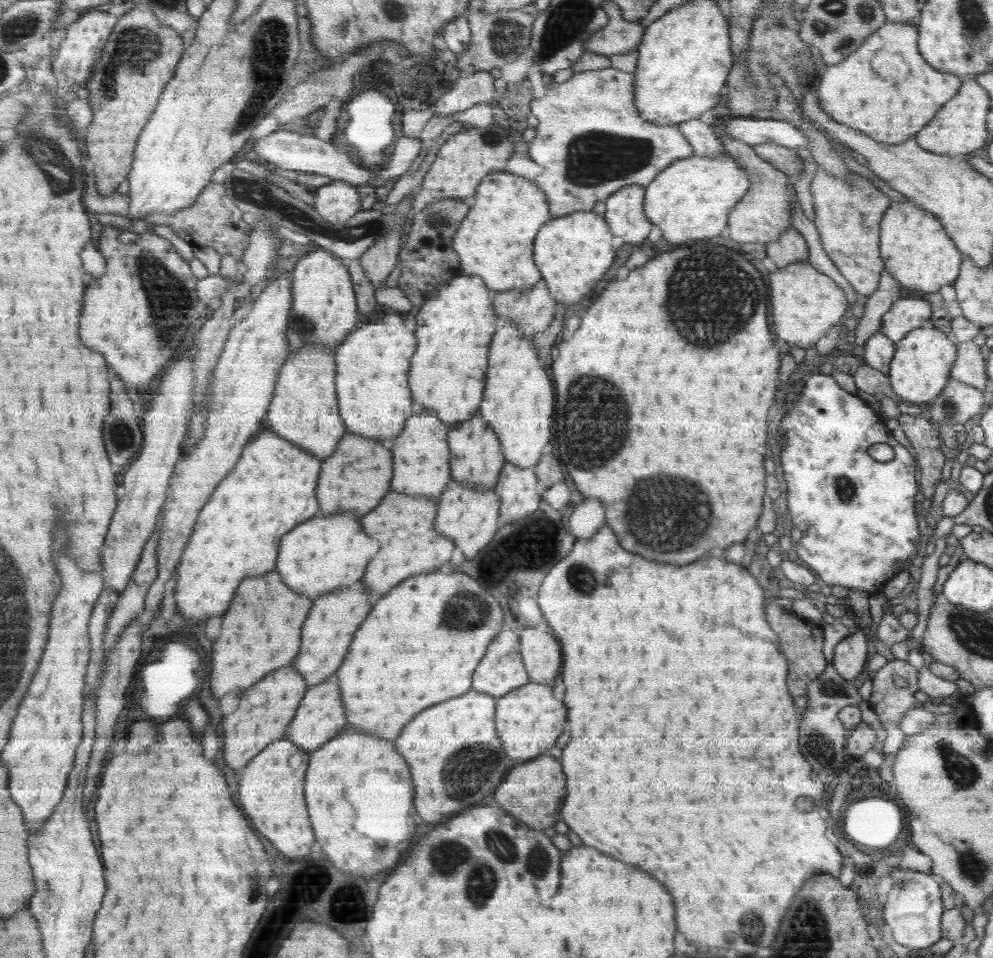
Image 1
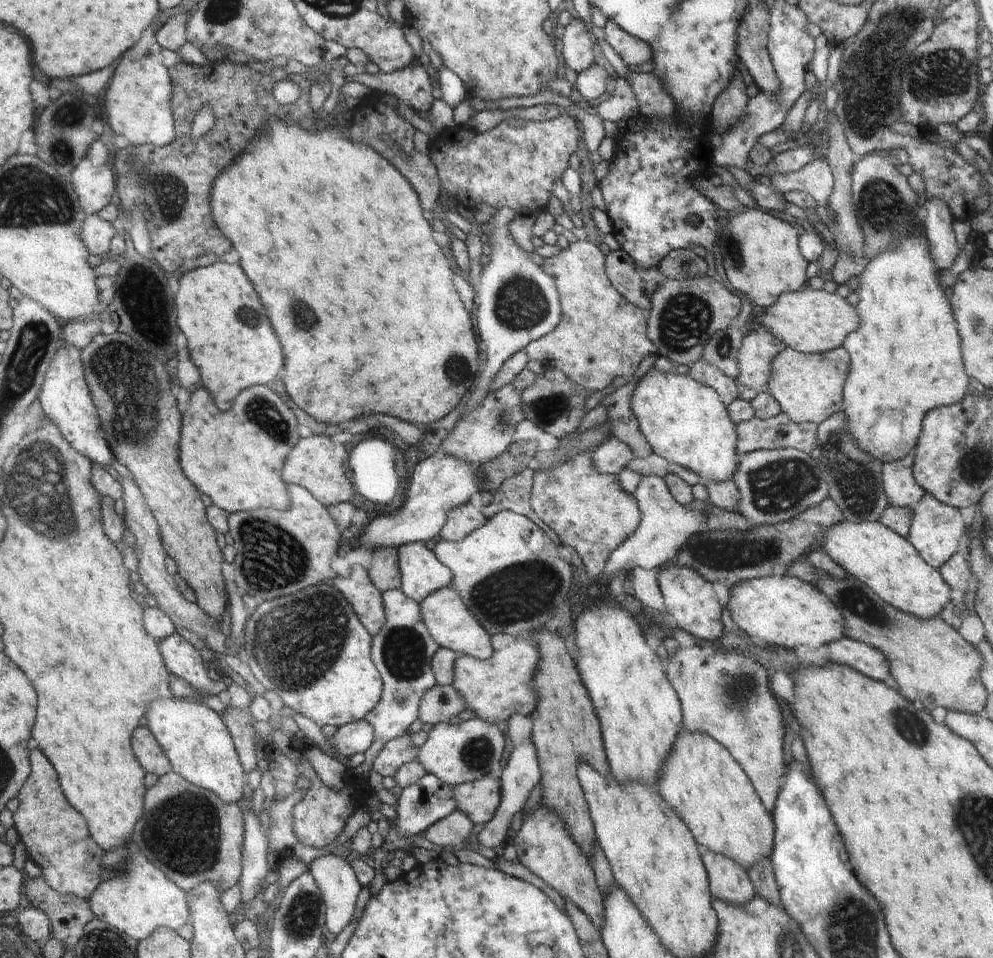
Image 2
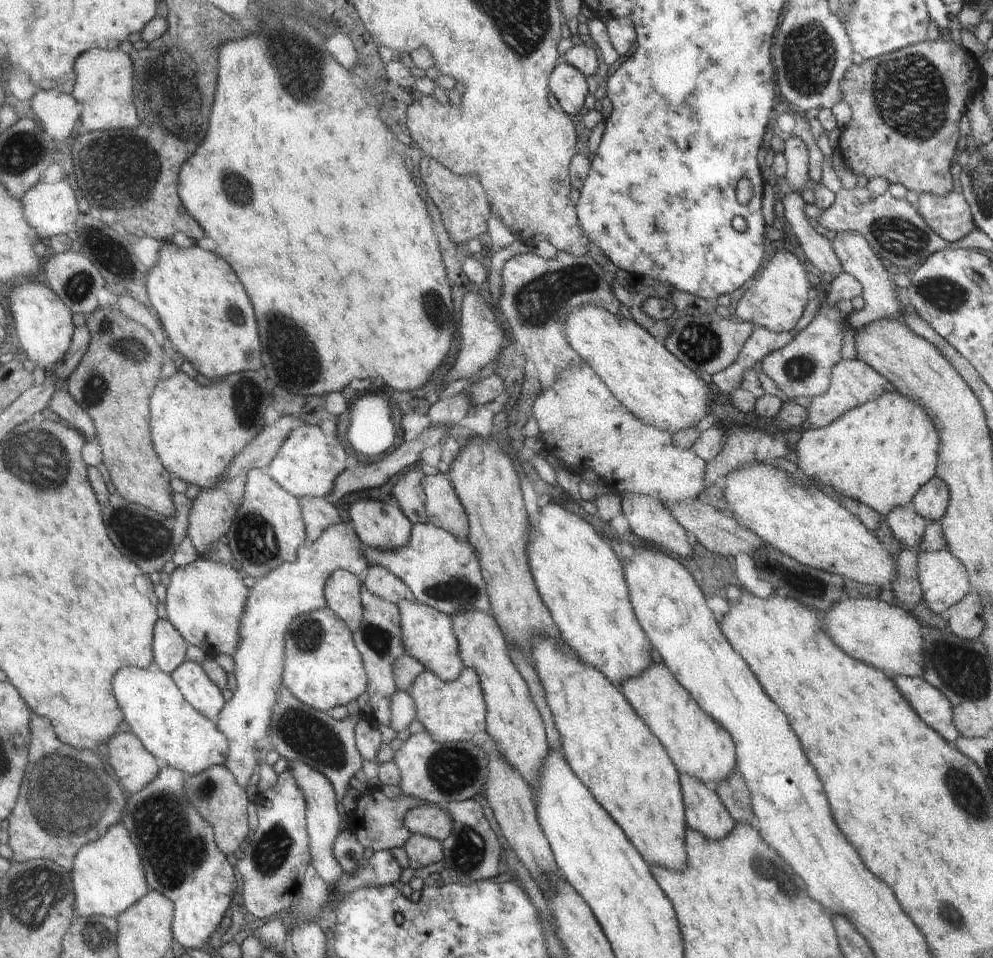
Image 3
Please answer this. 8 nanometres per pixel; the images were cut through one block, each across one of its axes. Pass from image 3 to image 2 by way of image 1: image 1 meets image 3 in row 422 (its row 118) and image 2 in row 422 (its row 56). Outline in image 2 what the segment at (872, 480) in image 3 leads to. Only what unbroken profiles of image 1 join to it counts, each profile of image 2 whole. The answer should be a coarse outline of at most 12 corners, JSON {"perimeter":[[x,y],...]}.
{"perimeter":[[924,239],[860,275],[841,410],[882,464],[968,390]]}

